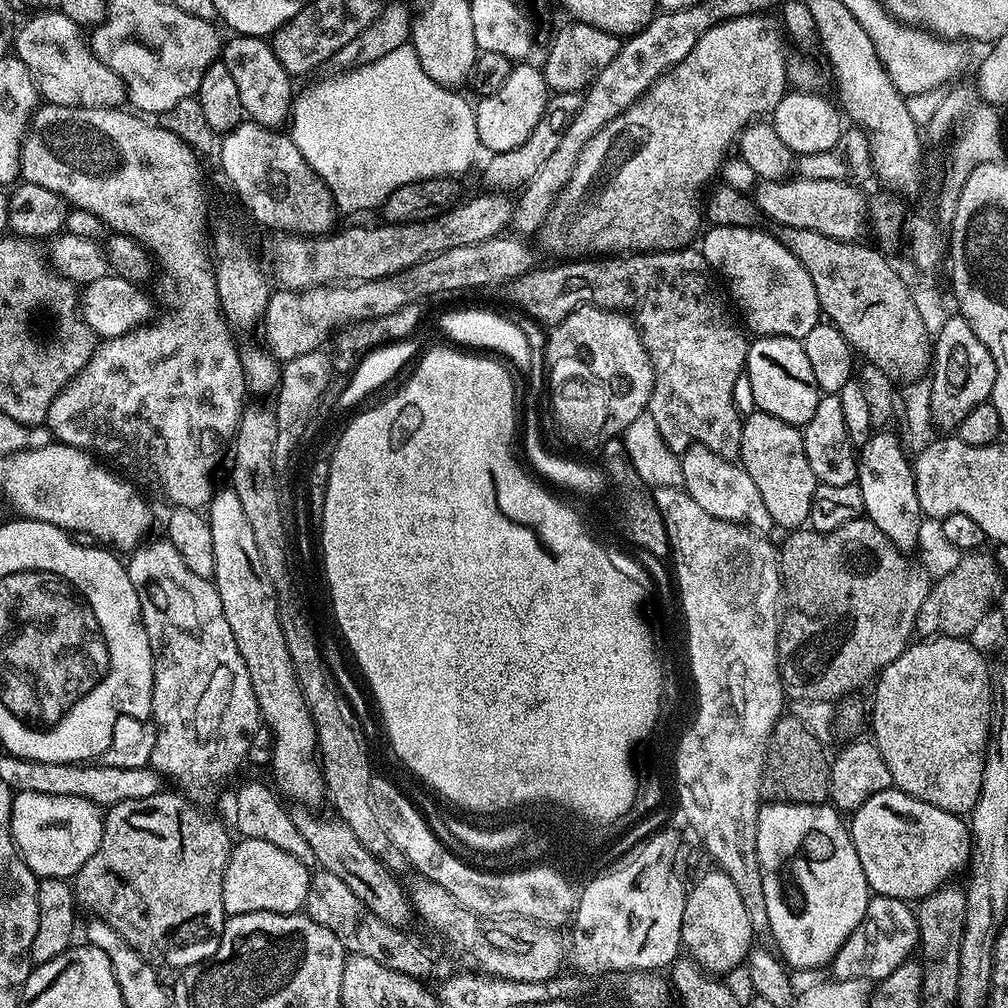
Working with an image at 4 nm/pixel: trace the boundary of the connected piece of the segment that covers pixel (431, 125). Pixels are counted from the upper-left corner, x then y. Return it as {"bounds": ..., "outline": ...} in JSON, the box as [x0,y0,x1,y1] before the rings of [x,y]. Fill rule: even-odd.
{"bounds":[290,43,482,213],"outline":[[[411,43],[398,46],[398,50],[390,50],[390,54],[386,54],[386,58],[378,58],[378,62],[362,64],[359,68],[353,68],[351,72],[345,72],[324,80],[320,86],[302,93],[301,96],[299,93],[293,99],[290,113],[290,125],[292,124],[290,135],[294,146],[298,146],[302,158],[306,158],[306,162],[312,168],[312,171],[328,187],[332,202],[341,213],[364,212],[367,208],[379,209],[383,205],[384,199],[390,194],[394,194],[394,190],[398,190],[398,186],[406,186],[419,180],[453,178],[452,176],[458,175],[459,172],[466,171],[475,162],[476,155],[481,155],[482,149],[478,138],[475,107],[471,103],[467,104],[459,96],[459,91],[434,82],[434,78],[430,78],[430,74],[426,74],[426,70],[422,70],[422,62],[418,62],[418,54],[412,49]]]}

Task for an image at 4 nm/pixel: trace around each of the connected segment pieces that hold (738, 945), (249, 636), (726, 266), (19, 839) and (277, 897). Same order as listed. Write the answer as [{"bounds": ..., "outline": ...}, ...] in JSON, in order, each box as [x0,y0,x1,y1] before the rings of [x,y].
[{"bounds":[680,871,754,974],"outline":[[[711,871],[702,873],[693,882],[692,888],[690,884],[687,889],[682,910],[680,943],[683,951],[707,972],[725,974],[731,968],[736,968],[739,964],[741,967],[745,963],[748,953],[754,947],[754,933],[742,896],[738,894],[738,886],[730,882],[725,872]]]},{"bounds":[206,486,322,802],"outline":[[[228,486],[221,492],[220,489],[213,491],[206,505],[206,515],[210,534],[214,534],[214,583],[218,598],[222,598],[222,614],[226,614],[226,622],[230,622],[230,634],[234,634],[238,654],[242,654],[242,662],[248,667],[263,723],[273,733],[270,769],[278,774],[275,787],[285,797],[294,796],[298,799],[295,801],[308,802],[311,796],[322,792],[316,727],[286,650],[280,615],[276,613],[276,593],[264,572],[264,560],[258,554],[254,530],[250,530],[250,521],[242,510],[242,502],[238,502],[238,494]]]},{"bounds":[702,227,822,341],"outline":[[[709,227],[703,233],[702,251],[709,269],[728,283],[727,295],[736,299],[747,331],[760,336],[789,336],[803,341],[816,324],[821,323],[822,313],[818,294],[810,274],[798,262],[793,252],[771,232],[760,232],[759,227],[729,228]]]},{"bounds":[12,791,103,880],"outline":[[[24,791],[12,799],[12,837],[20,857],[39,879],[68,880],[75,877],[98,850],[103,829],[101,809],[83,797]]]},{"bounds":[222,839,310,916],"outline":[[[241,839],[233,847],[226,874],[222,882],[222,902],[228,916],[237,916],[247,912],[298,912],[306,902],[306,890],[310,879],[310,870],[298,858],[286,854],[286,850],[278,850],[278,846],[270,846],[270,842]]]}]

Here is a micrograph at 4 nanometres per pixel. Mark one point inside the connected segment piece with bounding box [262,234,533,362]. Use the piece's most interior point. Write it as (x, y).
(295, 323)

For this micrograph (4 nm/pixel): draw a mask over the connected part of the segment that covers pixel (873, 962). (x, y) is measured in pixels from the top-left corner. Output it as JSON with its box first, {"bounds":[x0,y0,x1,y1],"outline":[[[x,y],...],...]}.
{"bounds":[830,895,920,982],"outline":[[[873,895],[868,902],[868,909],[862,918],[862,922],[852,931],[850,938],[838,950],[838,954],[830,961],[831,975],[837,980],[867,980],[869,982],[879,982],[885,980],[898,966],[902,966],[905,960],[909,959],[908,952],[917,947],[920,943],[918,926],[916,925],[916,913],[905,901],[886,898],[885,896]]]}

